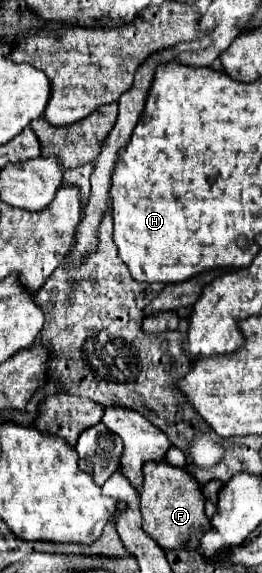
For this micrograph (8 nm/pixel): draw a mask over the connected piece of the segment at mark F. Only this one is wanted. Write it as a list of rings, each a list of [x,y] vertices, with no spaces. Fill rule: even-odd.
[[[166,460],[146,462],[144,468],[144,484],[140,490],[140,512],[142,512],[142,530],[152,536],[164,550],[182,548],[194,550],[202,532],[210,528],[210,520],[204,514],[204,494],[198,480],[188,474],[184,468],[172,466]]]

